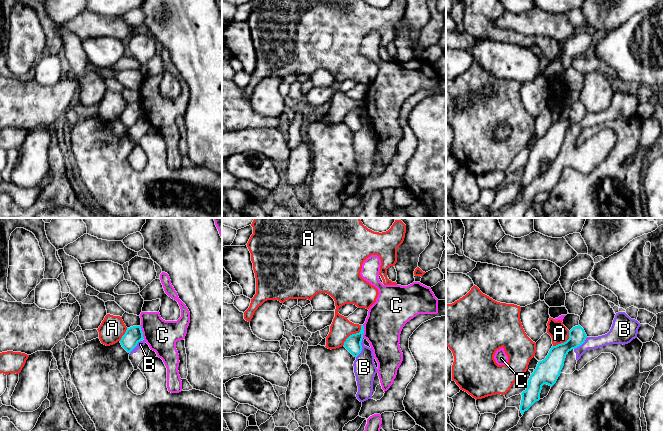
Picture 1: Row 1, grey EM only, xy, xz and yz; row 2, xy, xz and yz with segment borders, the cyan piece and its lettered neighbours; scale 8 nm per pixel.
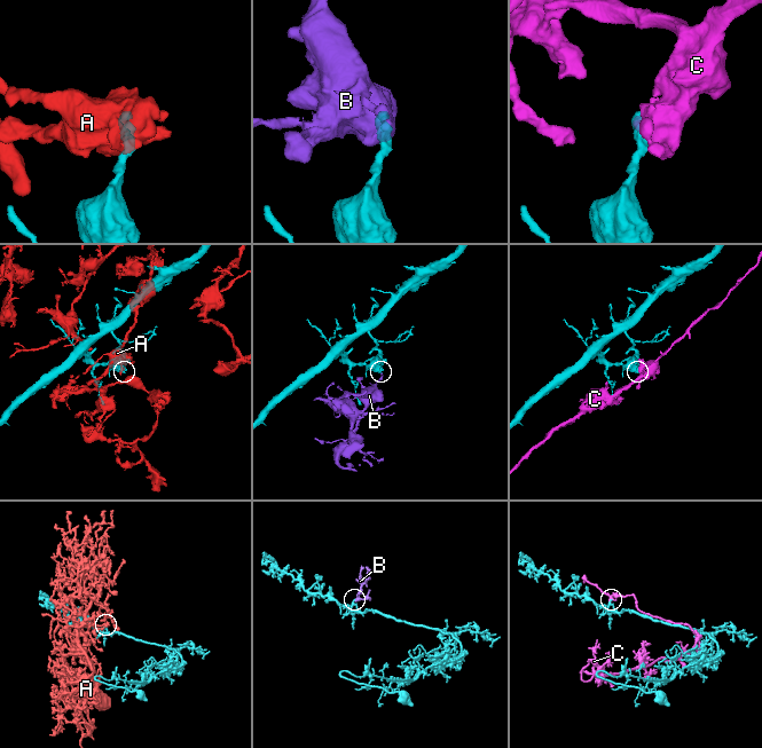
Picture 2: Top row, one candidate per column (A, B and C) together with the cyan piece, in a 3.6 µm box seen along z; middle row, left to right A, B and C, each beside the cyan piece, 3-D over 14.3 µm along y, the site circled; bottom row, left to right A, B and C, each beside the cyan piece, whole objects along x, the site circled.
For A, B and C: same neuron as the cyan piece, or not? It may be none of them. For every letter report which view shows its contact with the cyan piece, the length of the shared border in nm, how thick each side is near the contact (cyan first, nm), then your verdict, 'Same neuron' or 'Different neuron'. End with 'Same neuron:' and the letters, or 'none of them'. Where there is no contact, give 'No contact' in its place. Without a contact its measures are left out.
A: Touches cyan in xz. Shared border 220 nm. Thickness 130 nm (cyan) against 180 nm. Different neuron
B: Touches cyan in xz. Shared border 170 nm. Thickness 130 nm (cyan) against 180 nm. Different neuron
C: Touches cyan in xy. Shared border 120 nm. Thickness 140 nm (cyan) against 260 nm. Different neuron
Same neuron: none of them

